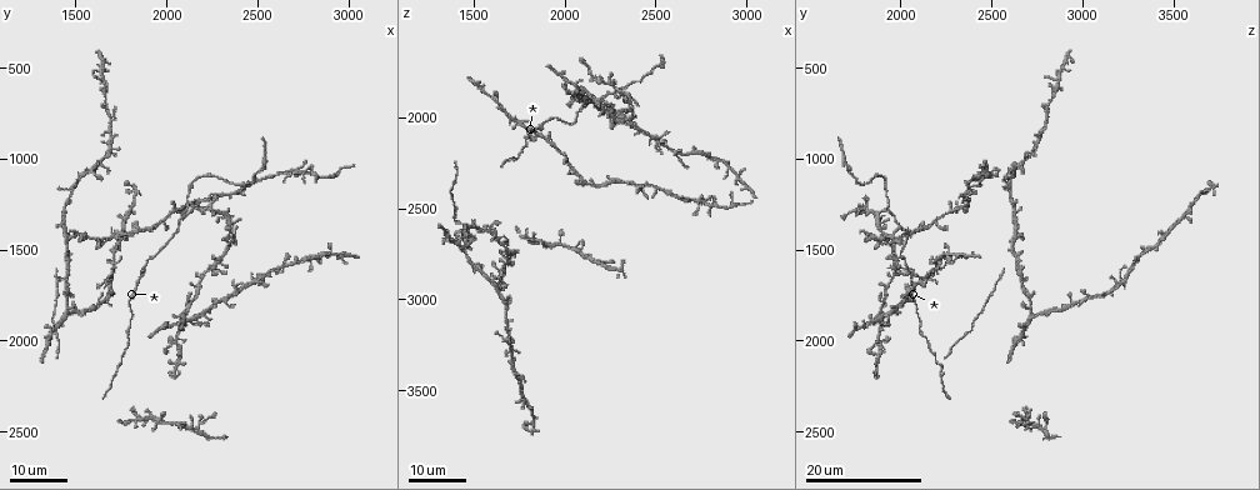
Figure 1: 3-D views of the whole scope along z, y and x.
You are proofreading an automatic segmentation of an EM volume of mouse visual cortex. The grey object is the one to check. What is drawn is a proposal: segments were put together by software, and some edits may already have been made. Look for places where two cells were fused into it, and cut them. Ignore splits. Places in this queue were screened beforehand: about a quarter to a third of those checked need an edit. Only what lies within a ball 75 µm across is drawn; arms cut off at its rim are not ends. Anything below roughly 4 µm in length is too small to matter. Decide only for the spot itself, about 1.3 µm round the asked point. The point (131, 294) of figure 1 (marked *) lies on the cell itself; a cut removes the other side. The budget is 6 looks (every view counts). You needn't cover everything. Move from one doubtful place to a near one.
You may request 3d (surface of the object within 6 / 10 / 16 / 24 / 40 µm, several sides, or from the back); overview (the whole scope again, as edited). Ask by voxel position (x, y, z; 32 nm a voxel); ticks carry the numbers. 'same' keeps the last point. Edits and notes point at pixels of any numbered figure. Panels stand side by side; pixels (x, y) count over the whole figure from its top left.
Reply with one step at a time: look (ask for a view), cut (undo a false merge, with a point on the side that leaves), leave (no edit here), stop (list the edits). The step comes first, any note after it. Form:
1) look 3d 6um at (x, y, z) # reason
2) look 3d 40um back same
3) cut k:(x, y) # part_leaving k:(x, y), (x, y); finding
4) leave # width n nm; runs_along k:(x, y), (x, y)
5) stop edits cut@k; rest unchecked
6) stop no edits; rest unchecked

look 3d 24um at (2220, 1280, 1820) # four or more arms meet

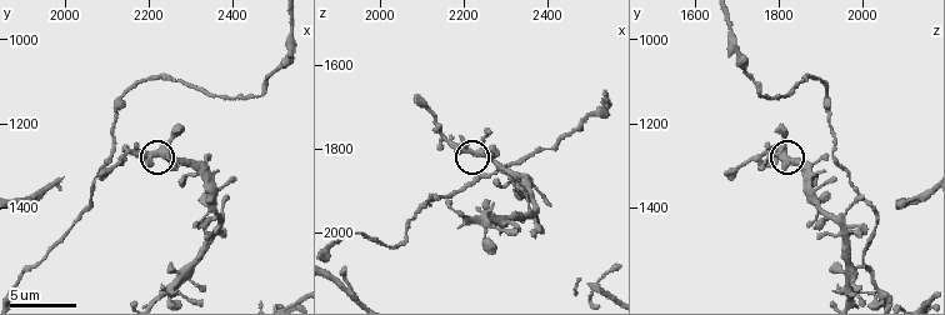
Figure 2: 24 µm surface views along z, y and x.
look 3d 6um at (2240, 1275, 1810)

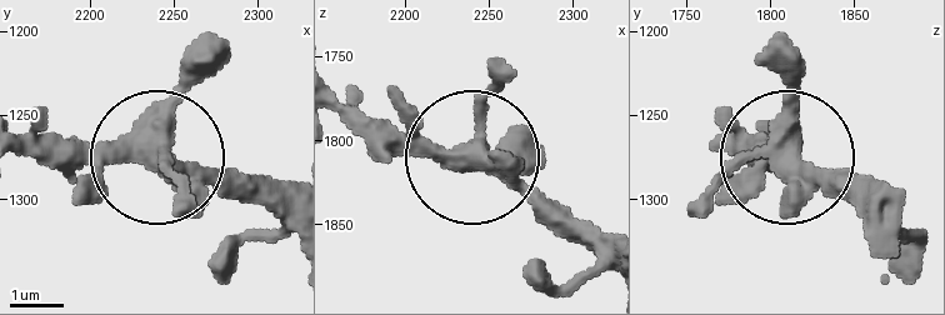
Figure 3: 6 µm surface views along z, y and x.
leave # width 390 nm; all the same cell

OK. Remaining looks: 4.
look 3d 10um at (1885, 1380, 2110) # three-way junction

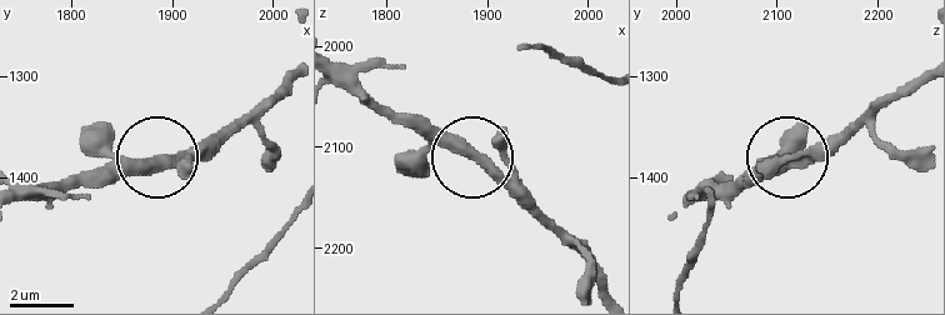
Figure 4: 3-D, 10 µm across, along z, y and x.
leave # arms 3; continuous, no second cell

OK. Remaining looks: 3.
look 3d 16um at (2100, 1880, 1860) # four or more arms meet

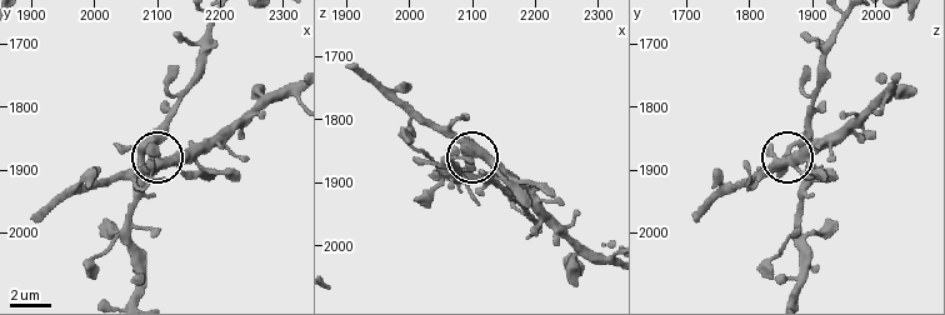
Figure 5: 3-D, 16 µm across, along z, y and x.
look 3d 10um at (2105, 1895, 1850)

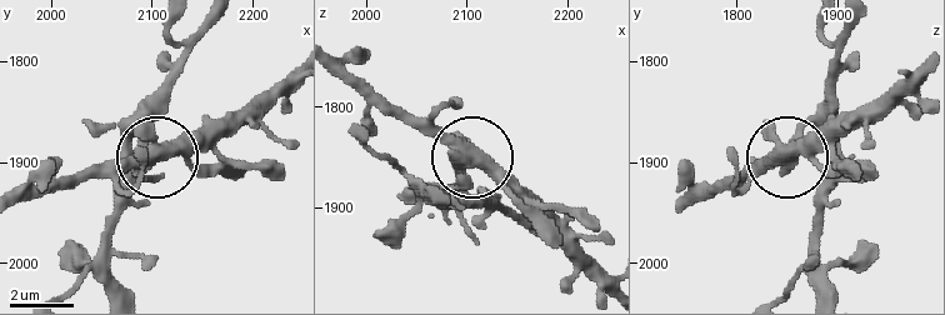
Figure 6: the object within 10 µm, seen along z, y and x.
leave # arms 4; one cell here

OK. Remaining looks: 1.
stop no edits; rest unchecked

